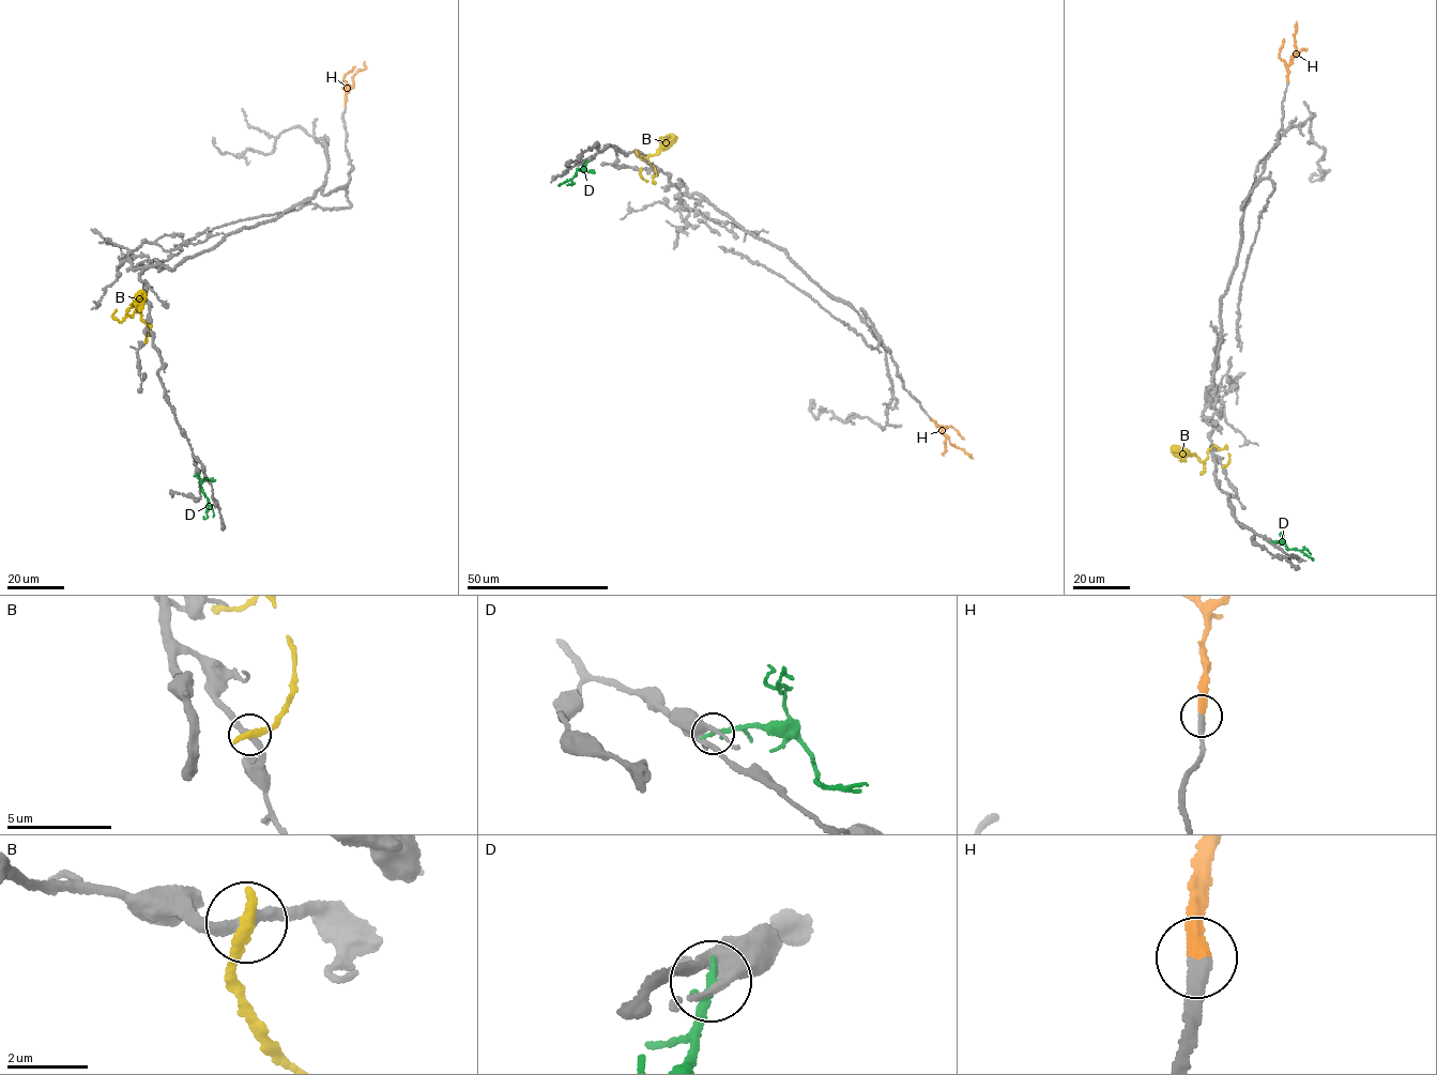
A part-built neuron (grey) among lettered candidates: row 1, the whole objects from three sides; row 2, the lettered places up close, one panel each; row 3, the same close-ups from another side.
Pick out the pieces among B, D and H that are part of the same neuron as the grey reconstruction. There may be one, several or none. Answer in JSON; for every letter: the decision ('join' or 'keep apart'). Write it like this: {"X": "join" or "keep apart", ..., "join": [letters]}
{"B": "keep apart", "D": "keep apart", "H": "join", "join": ["H"]}

